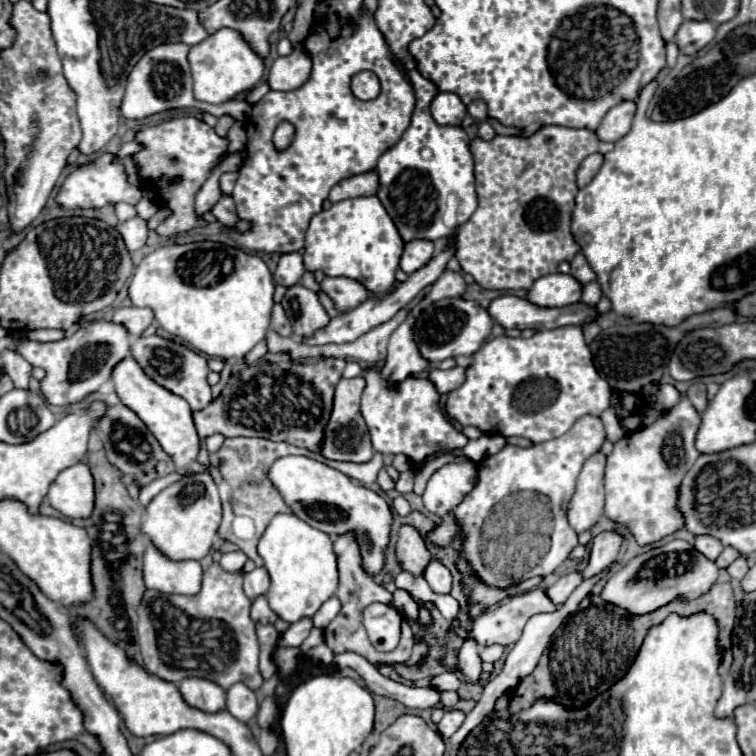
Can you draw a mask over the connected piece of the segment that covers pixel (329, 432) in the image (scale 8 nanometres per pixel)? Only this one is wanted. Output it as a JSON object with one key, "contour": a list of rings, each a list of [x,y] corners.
{"contour":[[[362,376],[356,378],[342,378],[336,386],[336,396],[334,396],[334,410],[326,428],[326,436],[322,442],[322,456],[330,460],[344,460],[344,462],[368,462],[374,456],[374,448],[368,436],[366,422],[360,414],[360,396],[366,386],[366,380]]]}

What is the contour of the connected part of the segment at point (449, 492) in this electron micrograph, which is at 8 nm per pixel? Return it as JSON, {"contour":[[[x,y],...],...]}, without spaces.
{"contour":[[[470,462],[446,464],[444,468],[436,470],[428,480],[426,492],[422,494],[426,510],[440,518],[450,514],[476,486],[476,476],[478,472],[474,466],[470,466]]]}

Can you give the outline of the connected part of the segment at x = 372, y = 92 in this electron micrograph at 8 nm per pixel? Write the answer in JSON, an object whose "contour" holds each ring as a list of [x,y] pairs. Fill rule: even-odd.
{"contour":[[[362,71],[352,78],[352,94],[359,100],[374,99],[379,93],[380,82],[373,72]]]}

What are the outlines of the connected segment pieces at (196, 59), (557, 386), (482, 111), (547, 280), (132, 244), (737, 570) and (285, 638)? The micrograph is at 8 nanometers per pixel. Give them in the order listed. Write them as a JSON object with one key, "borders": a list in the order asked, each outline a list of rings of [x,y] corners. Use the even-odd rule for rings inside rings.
{"borders":[[[[222,28],[216,34],[208,36],[200,44],[190,48],[188,54],[192,66],[192,80],[194,80],[194,96],[196,100],[208,104],[224,104],[236,96],[250,92],[264,74],[264,62],[252,48],[244,42],[244,38],[230,28]]],[[[560,326],[540,330],[532,338],[510,338],[506,334],[488,340],[470,360],[464,384],[446,398],[446,412],[462,426],[474,426],[488,434],[522,436],[534,444],[562,436],[572,424],[590,414],[600,416],[610,406],[610,384],[596,372],[590,348],[584,342],[580,326]]],[[[474,100],[468,104],[468,114],[474,118],[474,120],[486,120],[488,116],[488,110],[486,110],[486,104],[482,100]]],[[[548,274],[538,278],[528,290],[526,300],[542,308],[562,308],[580,300],[582,286],[570,274]]],[[[136,216],[136,218],[132,218],[124,224],[118,224],[116,230],[122,234],[122,238],[126,242],[126,248],[130,252],[140,250],[148,240],[148,226],[146,226],[146,220],[142,220],[140,216]]],[[[736,558],[730,566],[728,566],[728,574],[736,580],[742,580],[742,576],[748,572],[748,564],[746,564],[746,558]]],[[[302,618],[300,622],[290,624],[290,628],[280,636],[280,644],[282,646],[300,646],[308,638],[310,630],[312,630],[312,620]]]]}

